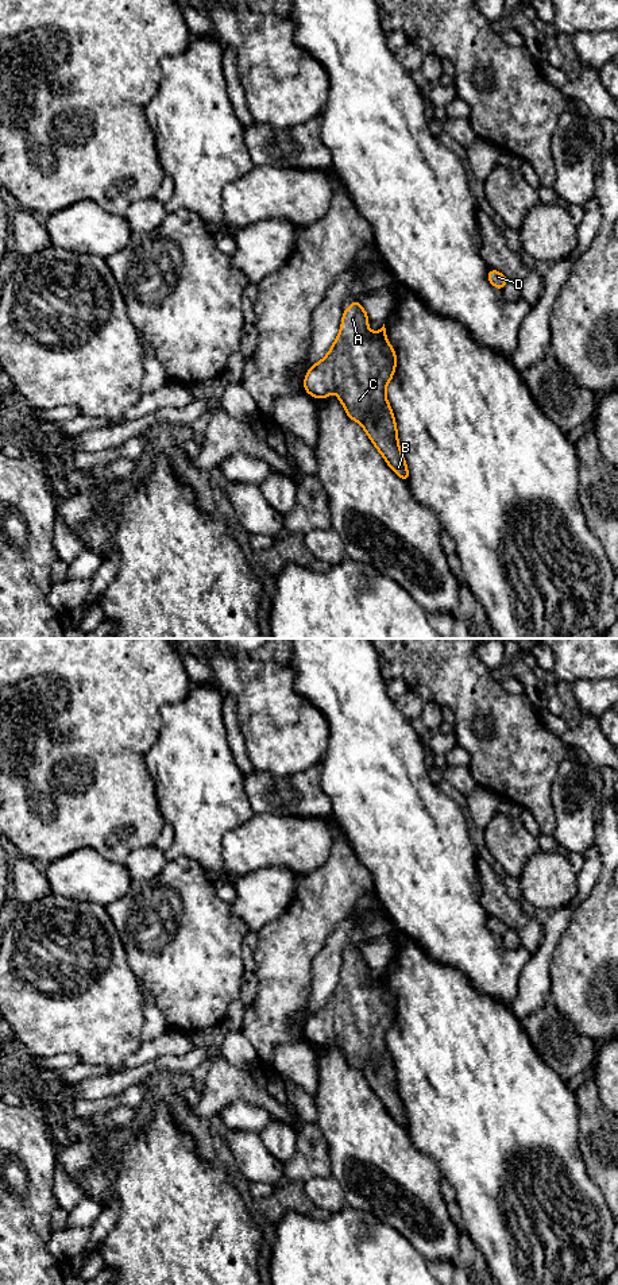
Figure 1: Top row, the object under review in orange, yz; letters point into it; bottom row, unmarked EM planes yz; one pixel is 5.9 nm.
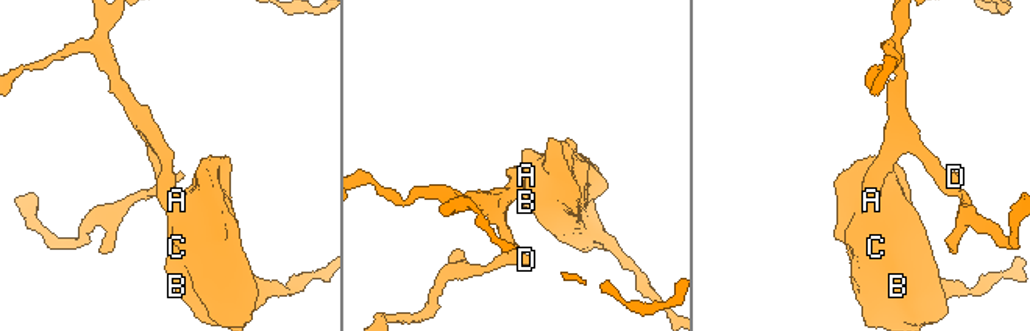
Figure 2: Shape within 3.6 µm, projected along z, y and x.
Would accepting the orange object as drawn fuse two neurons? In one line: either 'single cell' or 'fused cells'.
single cell

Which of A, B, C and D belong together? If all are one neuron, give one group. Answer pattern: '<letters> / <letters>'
A B C D

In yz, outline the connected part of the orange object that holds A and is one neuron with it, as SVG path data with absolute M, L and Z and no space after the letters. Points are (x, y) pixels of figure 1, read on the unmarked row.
M352 946L352 953L343 958L339 984L328 1002L308 1018L304 1037L313 1046L328 1046L332 1039L336 1039L347 1064L363 1074L389 1115L409 1130L409 1118L399 1096L395 1066L386 1046L386 1035L394 1023L395 1014L397 1003L386 987L385 972L378 980L371 980L367 960Z

